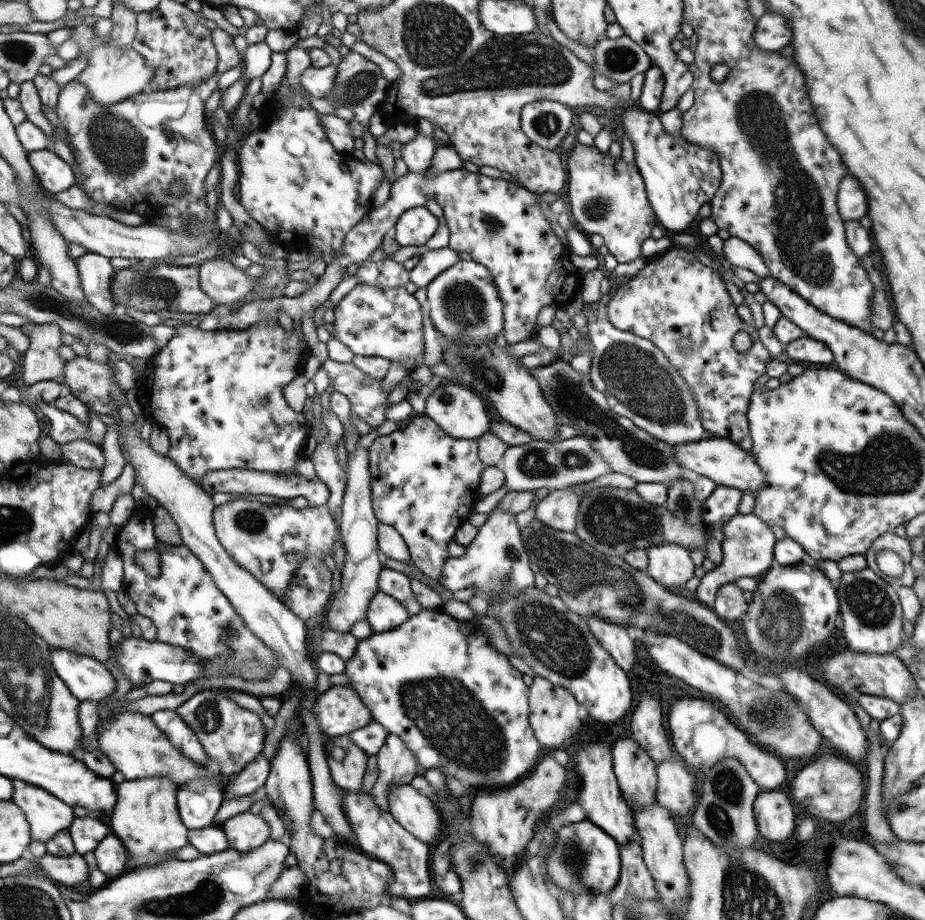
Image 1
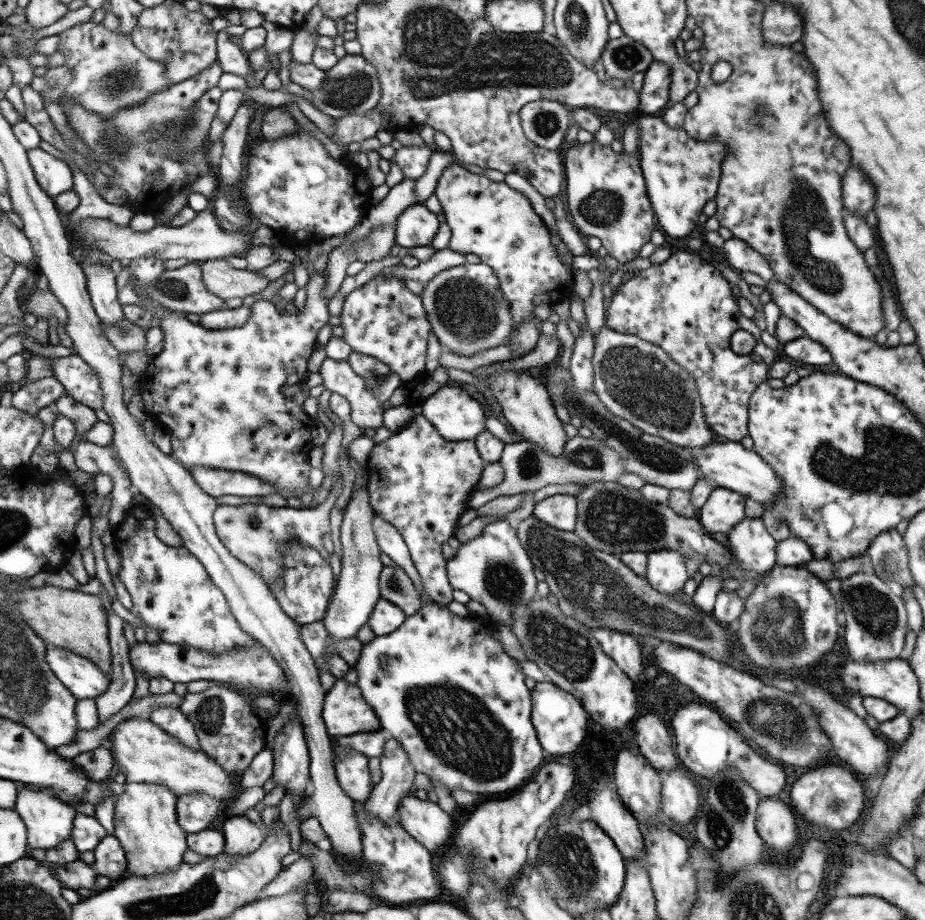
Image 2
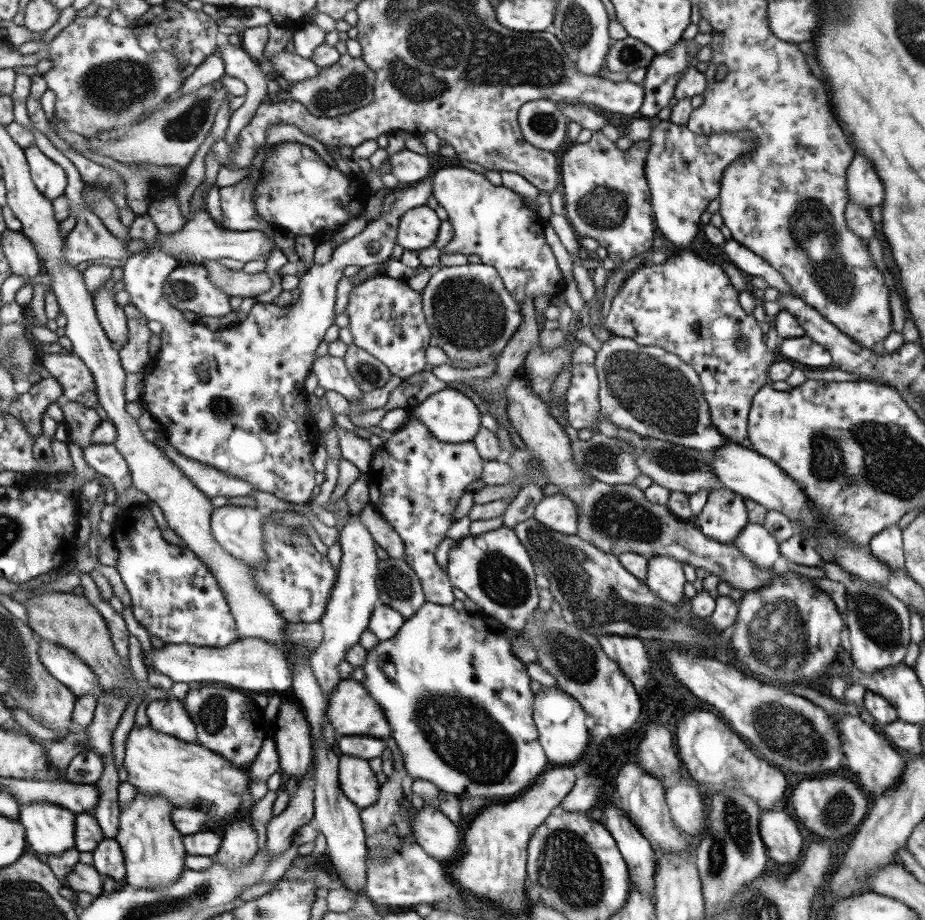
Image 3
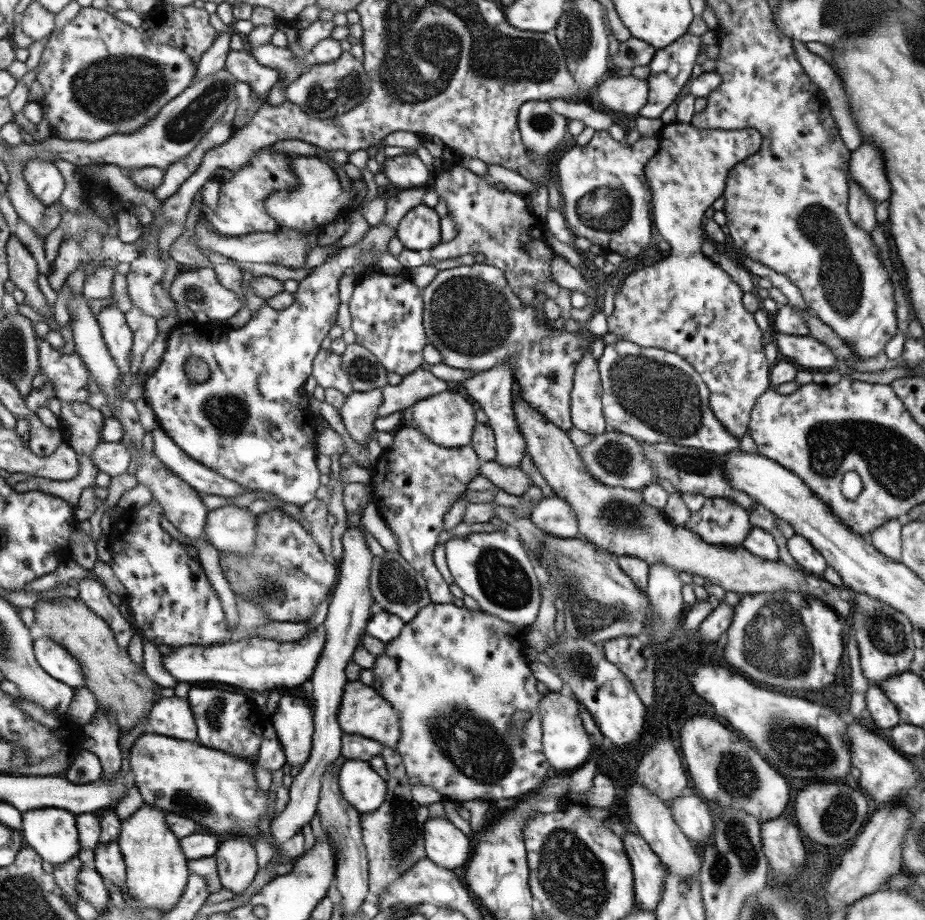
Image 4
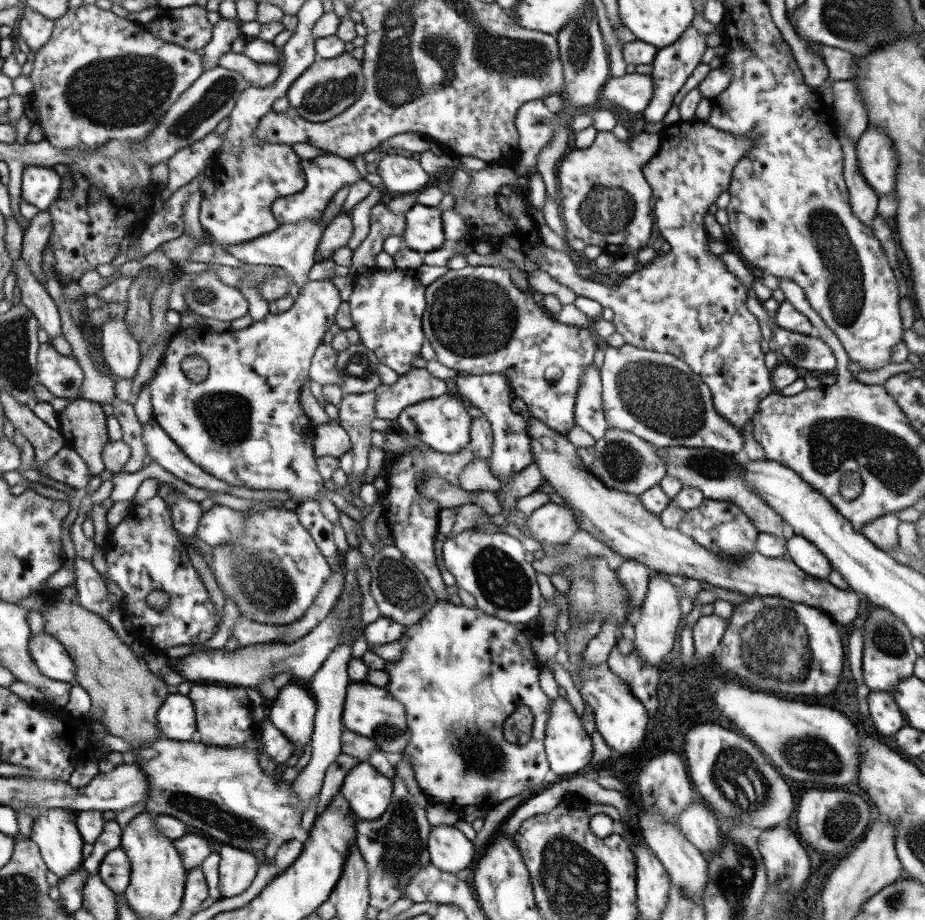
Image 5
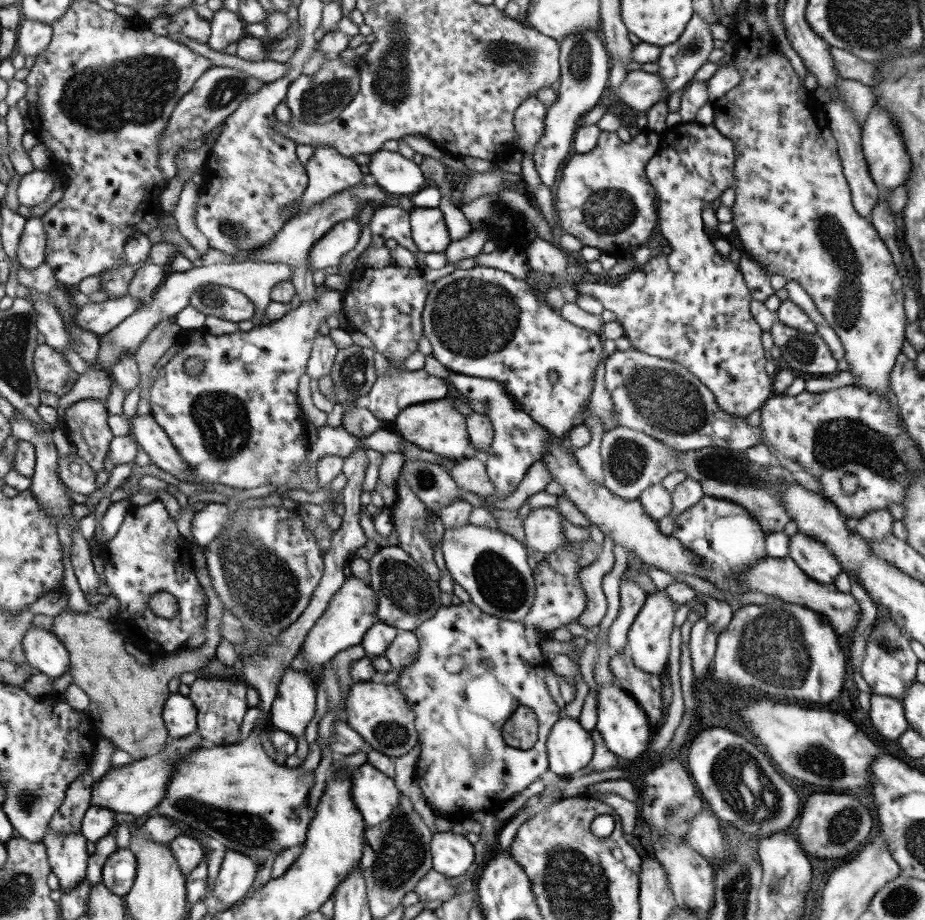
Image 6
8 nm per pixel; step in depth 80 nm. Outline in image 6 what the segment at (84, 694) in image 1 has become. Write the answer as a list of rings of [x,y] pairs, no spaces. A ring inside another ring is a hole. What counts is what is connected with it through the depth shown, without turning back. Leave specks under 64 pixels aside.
[[[30,623],[24,632],[21,648],[29,666],[51,680],[68,672],[68,652],[50,630],[39,629]]]

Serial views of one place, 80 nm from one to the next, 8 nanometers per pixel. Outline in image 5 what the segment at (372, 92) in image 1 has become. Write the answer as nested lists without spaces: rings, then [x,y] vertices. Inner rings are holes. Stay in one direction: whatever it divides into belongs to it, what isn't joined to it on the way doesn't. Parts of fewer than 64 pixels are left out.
[[[343,52],[332,59],[314,60],[286,90],[288,103],[293,107],[299,116],[308,121],[326,121],[333,116],[343,112],[351,106],[356,98],[363,92],[364,76],[362,75],[361,60],[355,59],[349,52]]]

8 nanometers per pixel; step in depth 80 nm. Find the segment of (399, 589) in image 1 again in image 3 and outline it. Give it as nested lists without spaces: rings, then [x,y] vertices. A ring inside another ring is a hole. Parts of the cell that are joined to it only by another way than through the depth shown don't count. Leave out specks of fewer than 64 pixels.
[[[379,560],[375,588],[378,603],[396,610],[404,619],[426,601],[417,575],[403,560]]]

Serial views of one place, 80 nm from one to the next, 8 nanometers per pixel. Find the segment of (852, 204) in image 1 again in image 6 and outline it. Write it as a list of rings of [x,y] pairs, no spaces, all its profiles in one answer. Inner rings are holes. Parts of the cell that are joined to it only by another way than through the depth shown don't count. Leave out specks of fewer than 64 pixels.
[[[878,104],[871,107],[863,126],[860,128],[860,137],[861,152],[865,159],[867,172],[876,188],[887,191],[899,186],[907,176],[909,158],[903,150],[903,142],[899,138],[895,124],[891,122],[891,118],[885,114],[885,111]]]

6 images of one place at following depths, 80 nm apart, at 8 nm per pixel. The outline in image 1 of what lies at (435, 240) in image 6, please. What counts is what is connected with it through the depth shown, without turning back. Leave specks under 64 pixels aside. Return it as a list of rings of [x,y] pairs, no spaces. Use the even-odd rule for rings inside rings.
[[[421,206],[403,212],[395,222],[393,236],[399,247],[422,246],[435,234],[438,221]]]

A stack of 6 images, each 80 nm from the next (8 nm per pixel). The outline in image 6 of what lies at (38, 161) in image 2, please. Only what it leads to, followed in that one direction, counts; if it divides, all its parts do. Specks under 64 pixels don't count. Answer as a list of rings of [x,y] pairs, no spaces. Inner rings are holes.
[[[34,168],[19,179],[16,189],[19,205],[34,207],[43,204],[52,188],[51,176],[42,171],[41,168]]]

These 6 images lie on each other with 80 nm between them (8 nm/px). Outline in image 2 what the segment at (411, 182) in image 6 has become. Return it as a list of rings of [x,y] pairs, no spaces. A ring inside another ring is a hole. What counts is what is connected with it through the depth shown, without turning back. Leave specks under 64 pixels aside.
[[[425,143],[400,146],[389,162],[397,164],[403,172],[403,178],[415,181],[426,171],[431,153],[431,148]]]

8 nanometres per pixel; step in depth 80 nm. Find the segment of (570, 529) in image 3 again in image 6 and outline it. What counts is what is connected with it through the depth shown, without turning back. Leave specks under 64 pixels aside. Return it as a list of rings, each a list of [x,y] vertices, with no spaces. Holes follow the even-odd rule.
[[[553,507],[530,509],[523,521],[524,546],[547,554],[558,549],[565,540],[563,515]]]

